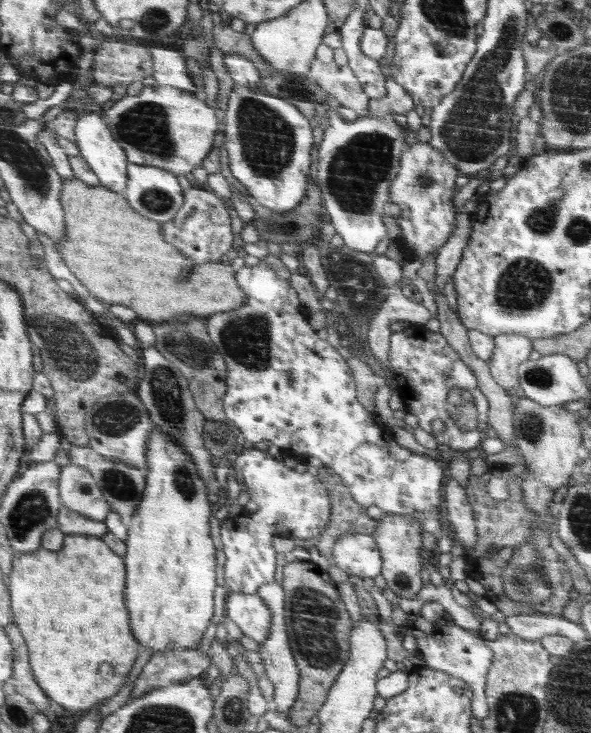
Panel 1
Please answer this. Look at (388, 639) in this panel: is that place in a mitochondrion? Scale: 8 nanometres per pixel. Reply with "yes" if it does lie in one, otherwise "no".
no

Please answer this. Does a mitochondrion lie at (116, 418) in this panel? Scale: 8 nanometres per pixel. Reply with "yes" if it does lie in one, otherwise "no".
yes

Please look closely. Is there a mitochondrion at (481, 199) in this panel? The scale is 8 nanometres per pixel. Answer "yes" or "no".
no

